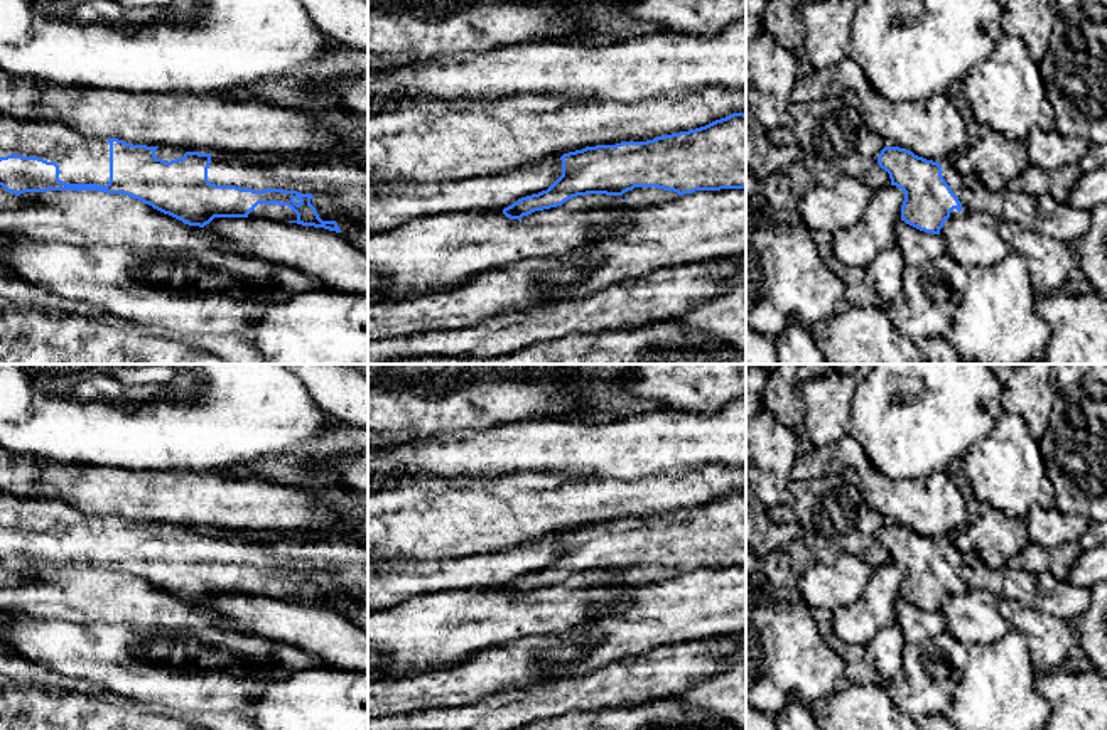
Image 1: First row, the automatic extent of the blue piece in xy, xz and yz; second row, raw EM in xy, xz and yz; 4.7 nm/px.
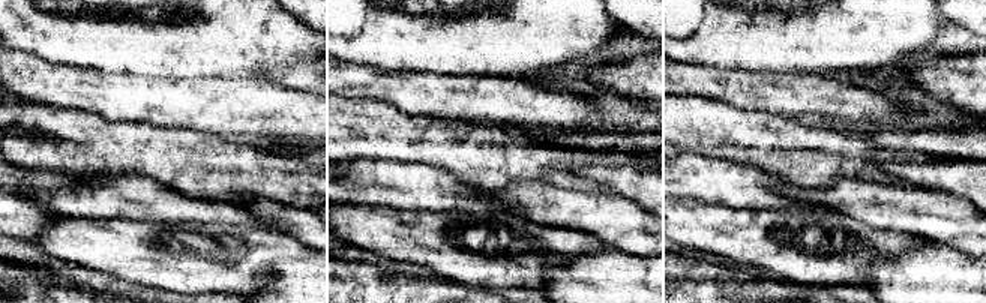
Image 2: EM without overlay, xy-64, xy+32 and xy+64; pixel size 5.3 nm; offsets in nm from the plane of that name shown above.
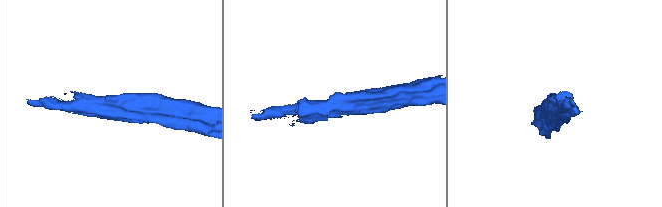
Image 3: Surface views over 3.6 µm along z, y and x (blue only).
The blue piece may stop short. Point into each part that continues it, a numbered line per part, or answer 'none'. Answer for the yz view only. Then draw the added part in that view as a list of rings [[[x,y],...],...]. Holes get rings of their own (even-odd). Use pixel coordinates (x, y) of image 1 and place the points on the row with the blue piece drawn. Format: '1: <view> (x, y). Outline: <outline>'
none

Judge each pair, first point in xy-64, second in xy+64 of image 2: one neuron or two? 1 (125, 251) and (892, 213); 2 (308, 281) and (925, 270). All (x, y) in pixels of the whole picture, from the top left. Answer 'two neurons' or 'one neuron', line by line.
1: two neurons
2: one neuron

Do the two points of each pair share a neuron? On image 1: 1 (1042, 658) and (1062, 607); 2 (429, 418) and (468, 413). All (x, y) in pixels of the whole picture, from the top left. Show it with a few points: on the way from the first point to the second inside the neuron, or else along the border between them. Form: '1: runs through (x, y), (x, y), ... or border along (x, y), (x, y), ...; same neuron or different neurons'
1: border along (1031, 606), (1069, 624); different neurons
2: runs through (439, 413), (458, 413); same neuron

